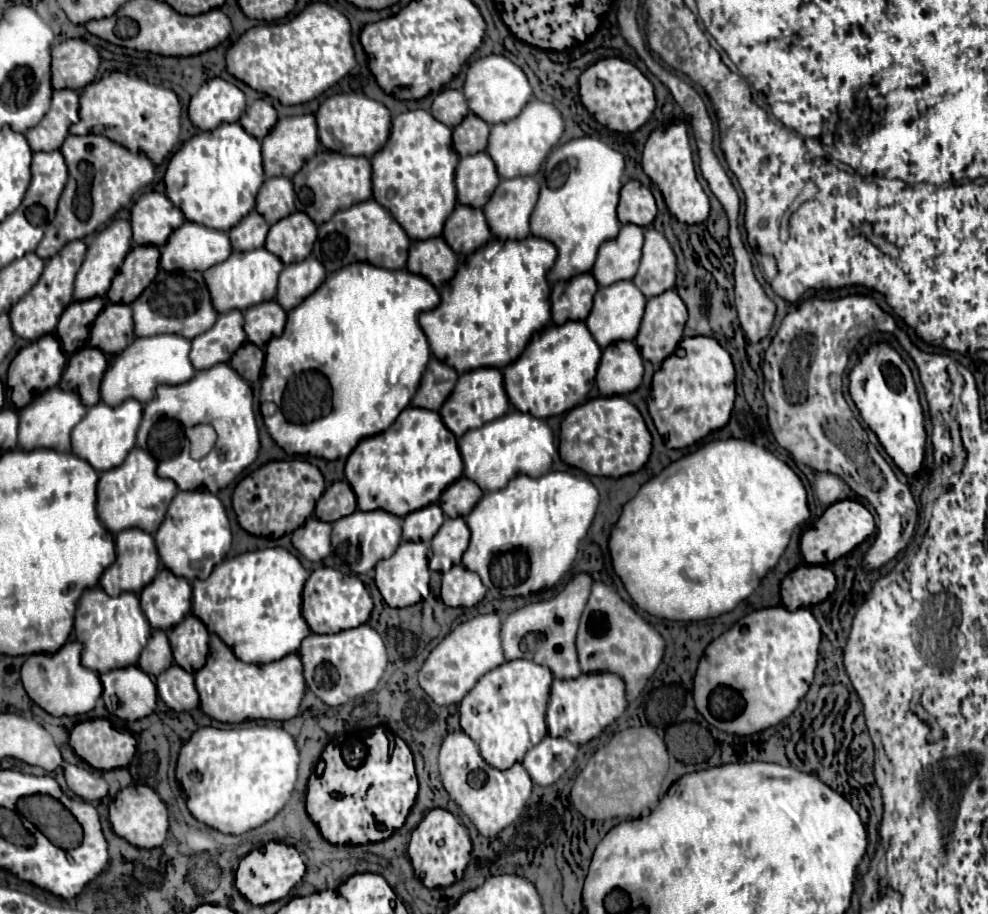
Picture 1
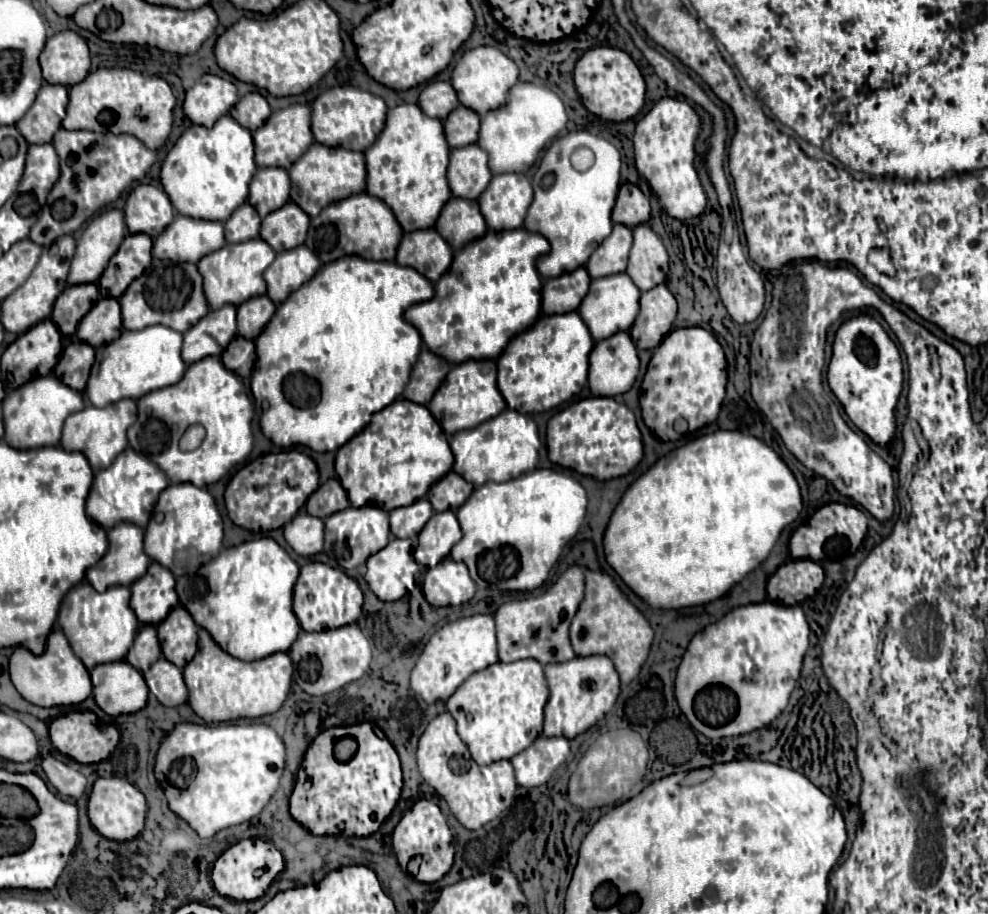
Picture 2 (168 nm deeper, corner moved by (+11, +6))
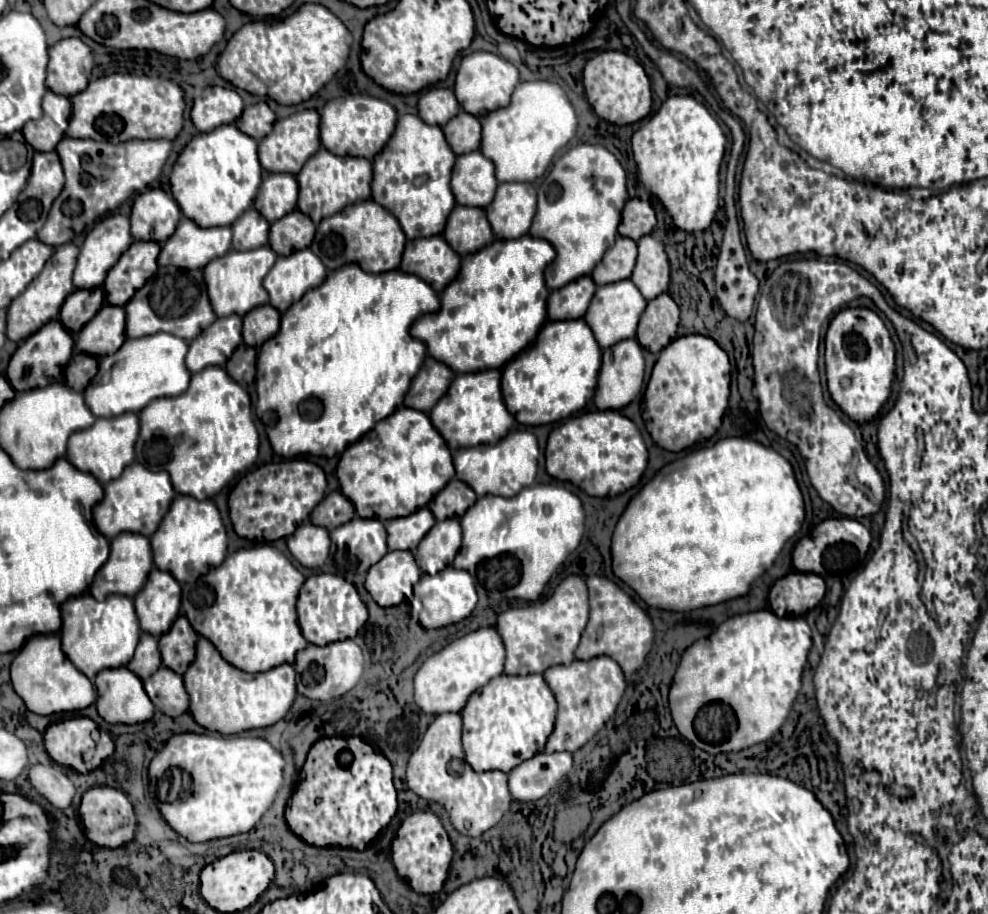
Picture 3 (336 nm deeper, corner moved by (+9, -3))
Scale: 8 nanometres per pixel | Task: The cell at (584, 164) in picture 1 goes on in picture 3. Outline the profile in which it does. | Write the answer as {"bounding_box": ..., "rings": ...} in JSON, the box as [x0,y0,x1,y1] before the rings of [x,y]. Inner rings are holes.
{"bounding_box":[529,144,627,290],"rings":[[[579,144],[567,150],[539,186],[539,204],[529,234],[547,240],[557,256],[545,272],[549,290],[563,288],[579,276],[587,276],[617,238],[617,224],[627,202],[625,170],[603,146]]]}

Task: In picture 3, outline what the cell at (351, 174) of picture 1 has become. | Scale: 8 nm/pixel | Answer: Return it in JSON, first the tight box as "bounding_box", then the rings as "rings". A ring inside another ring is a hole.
{"bounding_box":[297,148,371,224],"rings":[[[321,148],[301,168],[301,172],[297,174],[297,182],[299,182],[299,204],[297,204],[299,210],[311,216],[315,224],[319,224],[323,218],[339,212],[347,204],[371,198],[371,162],[367,158],[341,158]]]}

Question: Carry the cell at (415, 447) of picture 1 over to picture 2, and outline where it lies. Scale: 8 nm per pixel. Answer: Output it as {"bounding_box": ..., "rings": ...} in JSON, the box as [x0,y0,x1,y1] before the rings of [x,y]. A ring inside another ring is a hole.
{"bounding_box":[335,399,453,511],"rings":[[[397,399],[389,407],[373,415],[373,423],[369,423],[369,427],[365,427],[359,435],[355,435],[349,443],[345,443],[335,457],[335,471],[349,495],[351,505],[353,507],[375,505],[381,507],[383,511],[405,507],[425,497],[429,487],[437,483],[441,475],[447,475],[451,467],[453,467],[453,453],[449,451],[449,443],[439,423],[433,419],[433,415],[425,405],[407,399]]]}

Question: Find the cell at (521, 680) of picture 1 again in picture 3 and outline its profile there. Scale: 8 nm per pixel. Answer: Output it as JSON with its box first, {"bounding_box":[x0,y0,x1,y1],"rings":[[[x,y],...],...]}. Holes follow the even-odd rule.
{"bounding_box":[461,674,555,772],"rings":[[[501,674],[489,680],[483,688],[471,694],[469,702],[461,710],[465,760],[475,772],[509,772],[523,760],[529,760],[533,754],[543,752],[545,742],[553,730],[555,710],[555,696],[541,674]]]}

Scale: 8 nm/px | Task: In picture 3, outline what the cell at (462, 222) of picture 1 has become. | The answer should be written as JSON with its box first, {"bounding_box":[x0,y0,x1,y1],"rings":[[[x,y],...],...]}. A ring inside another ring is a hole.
{"bounding_box":[445,206,493,256],"rings":[[[455,206],[445,232],[445,240],[459,252],[461,256],[477,252],[479,248],[493,242],[493,232],[483,208],[469,208],[469,206]]]}

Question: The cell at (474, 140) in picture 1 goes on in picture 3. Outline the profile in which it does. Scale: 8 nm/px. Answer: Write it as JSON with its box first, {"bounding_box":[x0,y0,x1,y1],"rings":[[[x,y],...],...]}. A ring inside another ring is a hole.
{"bounding_box":[443,110,481,154],"rings":[[[463,110],[443,126],[443,132],[455,154],[467,154],[481,146],[481,122]]]}

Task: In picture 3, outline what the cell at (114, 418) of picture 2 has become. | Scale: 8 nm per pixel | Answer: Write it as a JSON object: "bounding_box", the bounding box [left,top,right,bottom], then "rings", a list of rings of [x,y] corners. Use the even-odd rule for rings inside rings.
{"bounding_box":[67,412,139,484],"rings":[[[125,412],[119,418],[97,418],[93,426],[77,430],[69,436],[67,442],[67,460],[83,472],[91,472],[101,484],[121,476],[123,468],[135,458],[135,440],[139,436],[139,418],[135,412]]]}

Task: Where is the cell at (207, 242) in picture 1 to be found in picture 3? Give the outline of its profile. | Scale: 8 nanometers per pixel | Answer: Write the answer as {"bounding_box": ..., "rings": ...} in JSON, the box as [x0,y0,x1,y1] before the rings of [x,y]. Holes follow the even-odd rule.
{"bounding_box":[159,218,231,268],"rings":[[[183,218],[175,236],[161,246],[159,266],[203,268],[213,258],[225,256],[231,248],[231,228],[199,228],[193,220]]]}

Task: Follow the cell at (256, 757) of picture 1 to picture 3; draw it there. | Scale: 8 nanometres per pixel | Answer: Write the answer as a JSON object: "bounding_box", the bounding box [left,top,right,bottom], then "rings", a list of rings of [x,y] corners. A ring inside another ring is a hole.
{"bounding_box":[149,734,285,842],"rings":[[[175,734],[157,752],[149,766],[151,794],[157,796],[155,780],[163,780],[169,768],[181,768],[191,774],[193,790],[187,798],[177,796],[173,802],[159,800],[157,806],[167,824],[189,842],[209,842],[225,836],[249,832],[273,804],[283,784],[285,760],[263,738],[245,736],[209,736],[209,734]]]}

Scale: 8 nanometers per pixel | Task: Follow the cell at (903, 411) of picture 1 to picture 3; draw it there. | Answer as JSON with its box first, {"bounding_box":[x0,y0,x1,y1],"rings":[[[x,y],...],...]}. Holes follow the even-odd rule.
{"bounding_box":[825,308,895,424],"rings":[[[845,308],[829,324],[825,336],[827,388],[833,402],[857,424],[875,420],[891,398],[895,380],[895,346],[883,320],[867,308]]]}

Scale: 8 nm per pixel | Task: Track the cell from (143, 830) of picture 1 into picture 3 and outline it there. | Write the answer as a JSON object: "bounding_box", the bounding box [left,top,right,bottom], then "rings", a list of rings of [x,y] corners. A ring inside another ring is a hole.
{"bounding_box":[79,786,137,848],"rings":[[[97,786],[97,788],[87,790],[81,798],[79,816],[81,816],[81,824],[83,824],[87,838],[91,842],[95,842],[97,846],[119,848],[119,846],[123,846],[135,838],[135,828],[137,828],[135,808],[133,808],[131,800],[127,798],[127,794],[117,790],[117,788]]]}

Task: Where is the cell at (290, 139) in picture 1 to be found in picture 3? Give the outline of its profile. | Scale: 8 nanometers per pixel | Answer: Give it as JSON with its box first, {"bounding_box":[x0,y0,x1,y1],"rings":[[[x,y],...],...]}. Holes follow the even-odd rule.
{"bounding_box":[259,110,321,174],"rings":[[[303,110],[293,116],[277,120],[271,134],[259,142],[259,164],[267,172],[287,172],[297,174],[307,158],[321,148],[319,142],[319,114],[315,110]]]}

